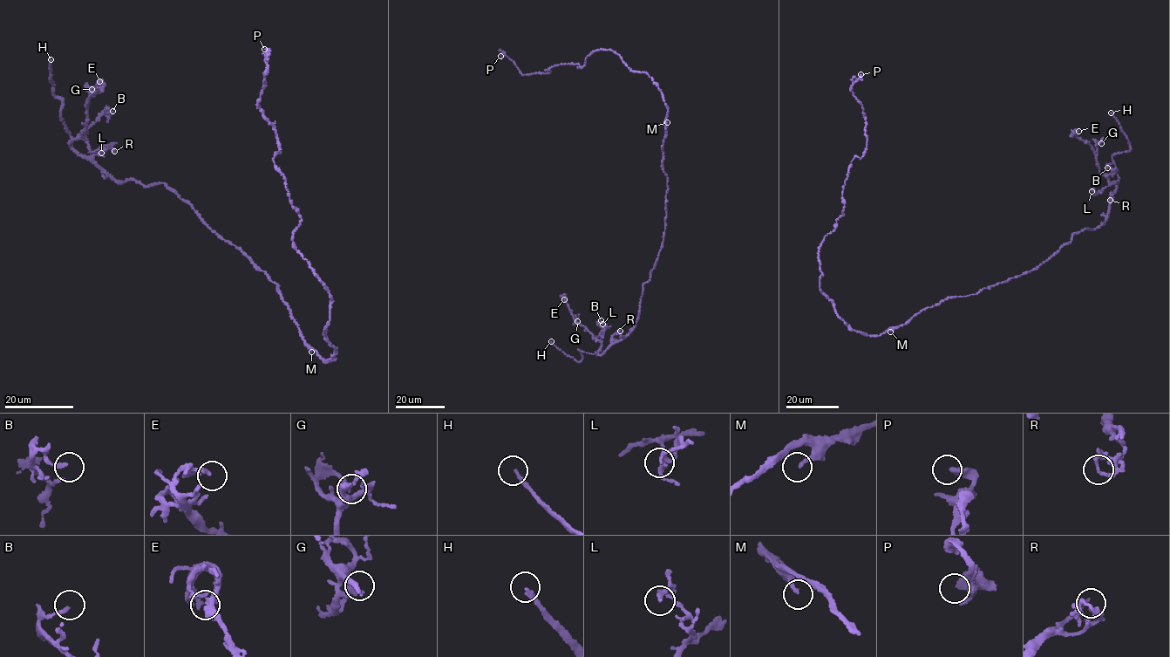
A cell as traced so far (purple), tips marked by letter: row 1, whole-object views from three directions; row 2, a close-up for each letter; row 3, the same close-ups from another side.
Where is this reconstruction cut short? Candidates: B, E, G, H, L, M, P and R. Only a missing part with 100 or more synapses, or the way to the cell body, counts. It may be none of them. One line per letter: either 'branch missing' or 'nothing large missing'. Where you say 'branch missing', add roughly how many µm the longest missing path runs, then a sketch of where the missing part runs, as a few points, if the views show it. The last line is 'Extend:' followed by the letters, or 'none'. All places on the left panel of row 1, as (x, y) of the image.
B: nothing large missing
E: nothing large missing
G: nothing large missing
H: branch missing; missing 9 µm
L: nothing large missing
M: nothing large missing
P: nothing large missing
R: nothing large missing
Extend: H

